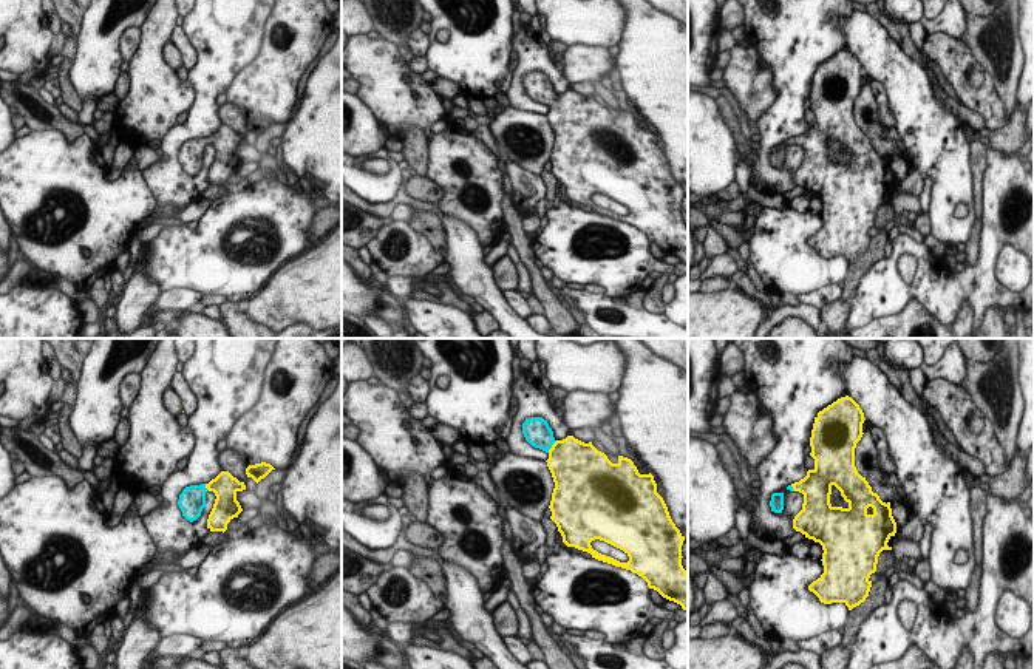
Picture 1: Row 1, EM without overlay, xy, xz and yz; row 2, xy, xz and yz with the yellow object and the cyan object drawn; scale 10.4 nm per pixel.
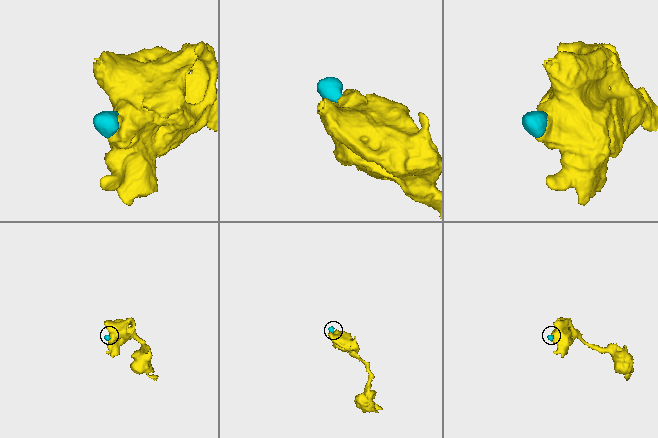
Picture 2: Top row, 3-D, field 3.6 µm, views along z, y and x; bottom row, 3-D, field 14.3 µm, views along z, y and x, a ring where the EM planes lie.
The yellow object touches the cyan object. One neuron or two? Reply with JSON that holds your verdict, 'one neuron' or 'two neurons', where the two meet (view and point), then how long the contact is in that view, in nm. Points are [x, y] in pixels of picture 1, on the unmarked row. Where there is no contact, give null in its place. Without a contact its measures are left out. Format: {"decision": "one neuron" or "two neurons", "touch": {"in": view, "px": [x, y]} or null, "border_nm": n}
{"decision": "one neuron", "touch": {"in": "xz", "px": [552, 101]}, "border_nm": 160}

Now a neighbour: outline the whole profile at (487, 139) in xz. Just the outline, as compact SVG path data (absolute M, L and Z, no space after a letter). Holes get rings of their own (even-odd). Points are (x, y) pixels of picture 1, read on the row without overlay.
M476 116L474 122L478 124L478 131L473 133L476 139L479 139L496 158L499 156L499 148L488 131L487 124L490 122L490 116Z

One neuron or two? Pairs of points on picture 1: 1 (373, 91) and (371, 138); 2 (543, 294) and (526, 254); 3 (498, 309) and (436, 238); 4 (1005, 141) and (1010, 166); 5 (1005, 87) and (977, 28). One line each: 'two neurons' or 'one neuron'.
1: two neurons
2: one neuron
3: two neurons
4: two neurons
5: one neuron

